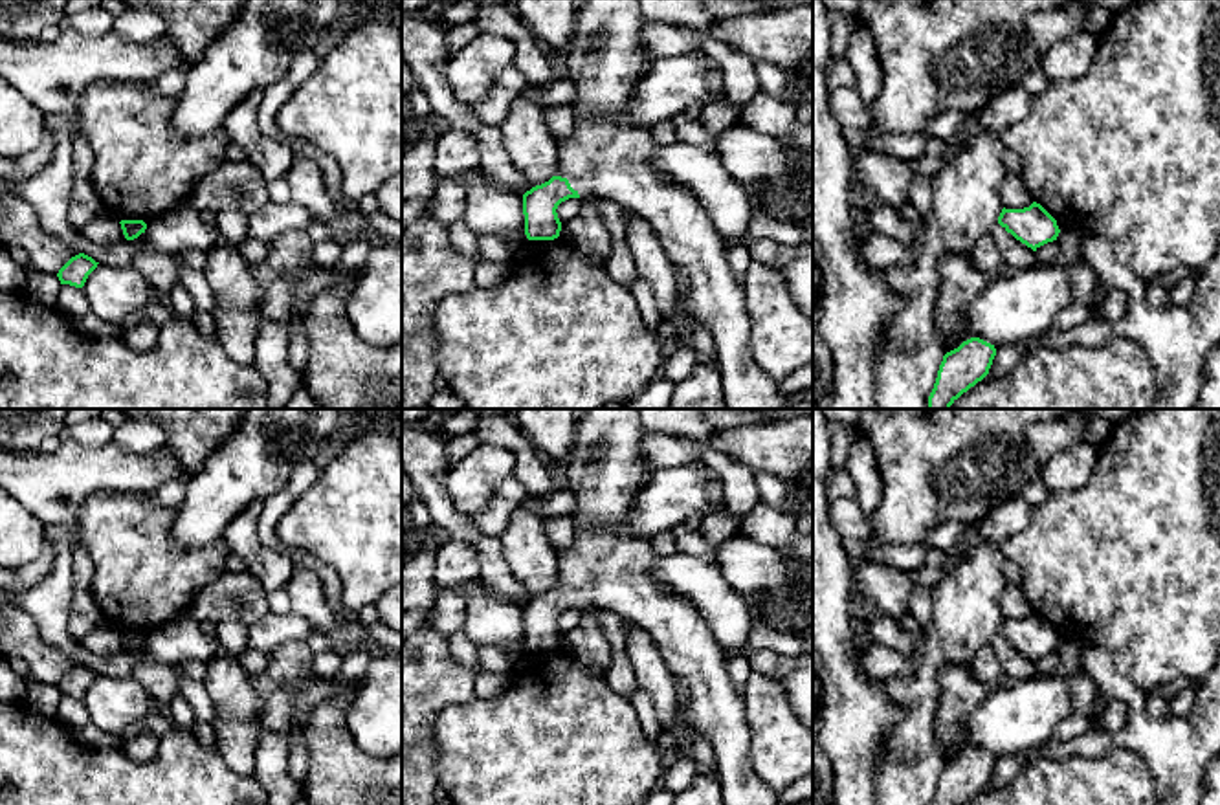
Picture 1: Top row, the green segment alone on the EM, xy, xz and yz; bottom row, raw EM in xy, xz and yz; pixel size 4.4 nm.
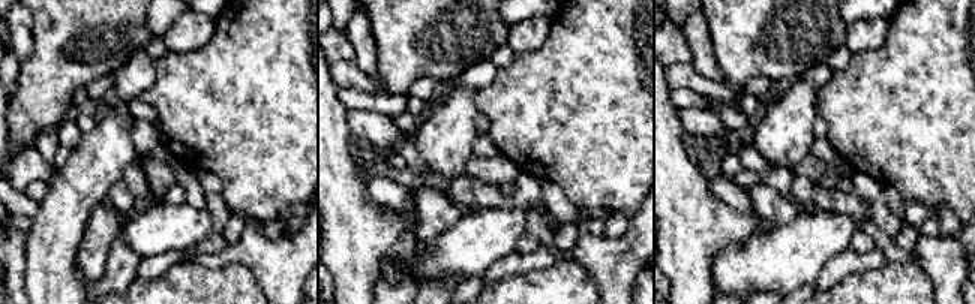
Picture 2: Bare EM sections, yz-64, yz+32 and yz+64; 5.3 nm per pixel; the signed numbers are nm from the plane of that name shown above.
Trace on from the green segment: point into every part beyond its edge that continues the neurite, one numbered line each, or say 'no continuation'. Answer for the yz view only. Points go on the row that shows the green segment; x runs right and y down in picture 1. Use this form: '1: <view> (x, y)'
no continuation

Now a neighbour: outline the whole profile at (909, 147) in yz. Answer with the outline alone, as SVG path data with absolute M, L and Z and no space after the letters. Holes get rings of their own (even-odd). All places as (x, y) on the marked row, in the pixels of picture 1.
M846 128L844 138L851 150L873 150L892 158L912 161L925 154L928 136L925 132L914 134L882 134L868 128Z

